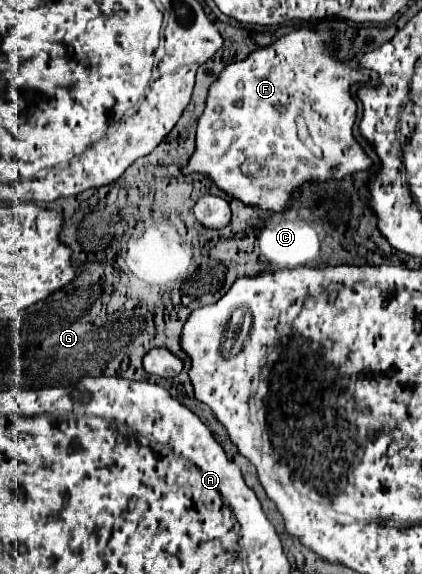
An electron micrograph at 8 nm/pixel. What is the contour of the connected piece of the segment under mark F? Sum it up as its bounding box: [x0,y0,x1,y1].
[183,27,371,211]

